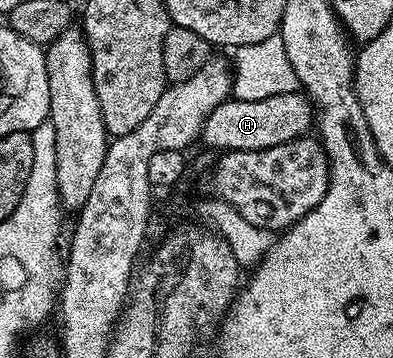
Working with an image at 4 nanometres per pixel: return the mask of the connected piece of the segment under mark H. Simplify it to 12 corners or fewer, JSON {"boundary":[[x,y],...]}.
{"boundary":[[232,98],[206,120],[215,152],[254,152],[303,138],[312,99]]}

